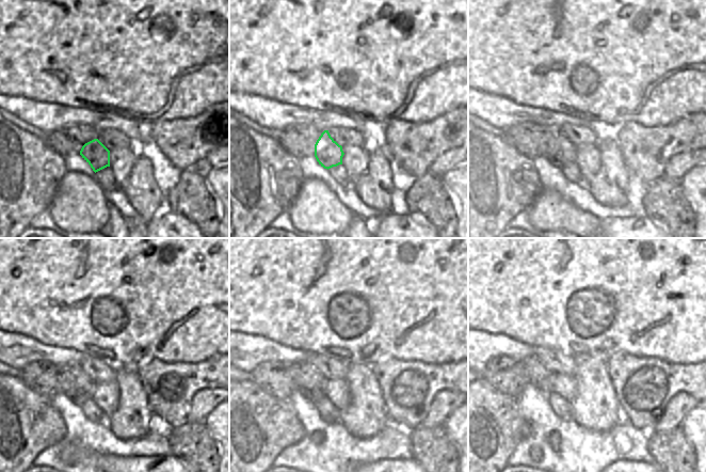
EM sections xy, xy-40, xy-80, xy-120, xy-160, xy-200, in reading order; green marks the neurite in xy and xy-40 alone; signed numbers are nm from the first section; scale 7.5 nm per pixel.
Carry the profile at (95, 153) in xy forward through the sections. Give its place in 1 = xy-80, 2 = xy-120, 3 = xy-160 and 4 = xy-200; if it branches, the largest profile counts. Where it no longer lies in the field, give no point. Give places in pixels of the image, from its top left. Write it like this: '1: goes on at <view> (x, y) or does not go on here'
1: goes on at xy-80 (562, 151)
2: goes on at xy-120 (75, 382)
3: goes on at xy-160 (311, 383)
4: goes on at xy-200 (539, 375)

